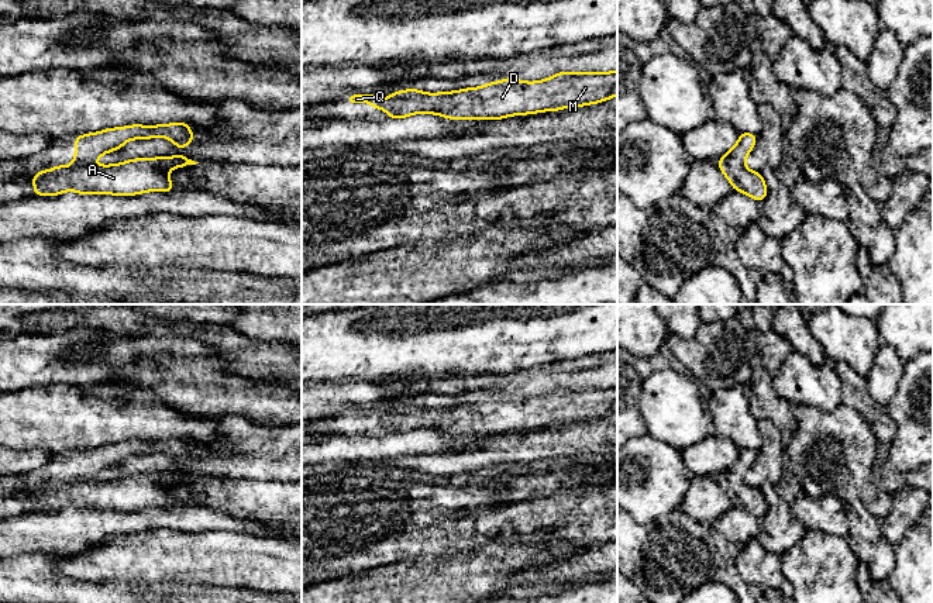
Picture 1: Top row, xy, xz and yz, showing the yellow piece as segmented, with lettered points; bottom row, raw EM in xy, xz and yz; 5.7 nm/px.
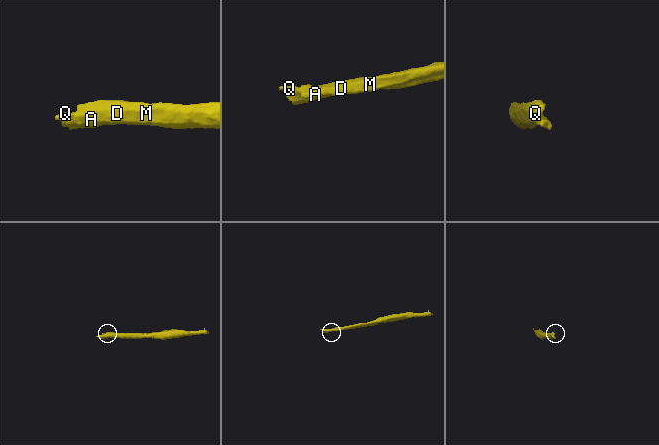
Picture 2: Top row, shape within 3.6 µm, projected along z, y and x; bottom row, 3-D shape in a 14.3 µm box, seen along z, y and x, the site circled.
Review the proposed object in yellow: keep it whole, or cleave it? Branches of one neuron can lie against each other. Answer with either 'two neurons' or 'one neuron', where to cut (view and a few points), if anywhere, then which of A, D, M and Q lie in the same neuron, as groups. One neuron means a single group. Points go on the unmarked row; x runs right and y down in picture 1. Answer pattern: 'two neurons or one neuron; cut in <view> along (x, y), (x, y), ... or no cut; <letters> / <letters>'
one neuron; no cut; A D M Q

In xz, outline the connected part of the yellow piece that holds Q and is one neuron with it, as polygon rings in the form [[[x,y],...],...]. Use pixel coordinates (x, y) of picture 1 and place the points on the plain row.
[[[617,386],[613,387],[558,387],[537,397],[523,397],[516,393],[489,397],[479,403],[454,407],[426,409],[417,404],[399,406],[382,416],[376,410],[350,410],[345,417],[361,420],[368,417],[372,424],[383,425],[389,434],[406,434],[419,428],[437,430],[450,435],[502,435],[510,431],[558,427],[568,423],[582,423],[606,417],[617,411]]]

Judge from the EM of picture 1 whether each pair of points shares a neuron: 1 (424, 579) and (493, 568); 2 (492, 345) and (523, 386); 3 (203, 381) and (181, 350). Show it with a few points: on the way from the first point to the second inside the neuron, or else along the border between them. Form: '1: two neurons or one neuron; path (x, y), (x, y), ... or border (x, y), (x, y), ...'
1: one neuron; path (441, 579), (477, 578)
2: two neurons; border (544, 364), (519, 368), (506, 374), (479, 375)
3: two neurons; border (217, 354), (209, 357), (152, 357)

